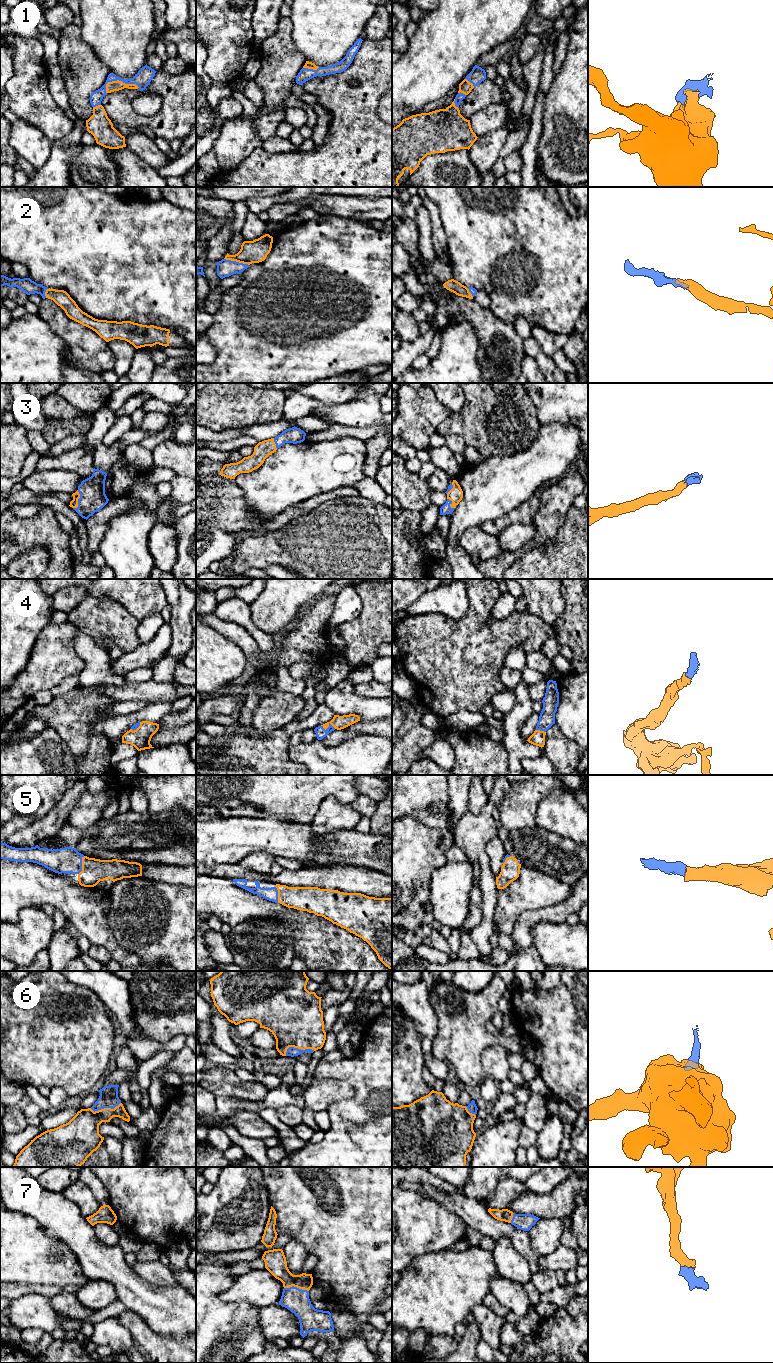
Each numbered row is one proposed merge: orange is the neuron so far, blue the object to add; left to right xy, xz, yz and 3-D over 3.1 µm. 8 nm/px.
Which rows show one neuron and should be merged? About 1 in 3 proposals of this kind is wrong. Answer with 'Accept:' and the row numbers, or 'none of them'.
Accept: 1, 2, 3, 4, 5, 6, 7

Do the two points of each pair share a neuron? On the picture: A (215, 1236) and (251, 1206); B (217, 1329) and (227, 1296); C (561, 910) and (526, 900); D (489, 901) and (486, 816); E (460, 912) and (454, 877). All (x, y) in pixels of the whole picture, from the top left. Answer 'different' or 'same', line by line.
A: same
B: different
C: different
D: same
E: same

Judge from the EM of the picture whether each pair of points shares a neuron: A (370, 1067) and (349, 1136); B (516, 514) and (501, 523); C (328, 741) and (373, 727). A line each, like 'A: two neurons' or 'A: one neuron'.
A: one neuron
B: one neuron
C: one neuron

